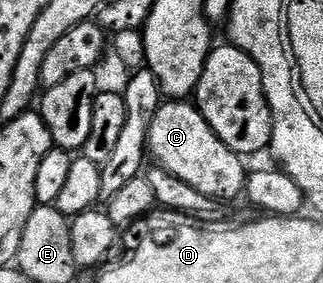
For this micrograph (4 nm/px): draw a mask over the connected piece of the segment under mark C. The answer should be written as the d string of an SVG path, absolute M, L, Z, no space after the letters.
M166 101L158 108L158 112L150 121L150 129L146 132L144 140L148 148L148 155L155 159L157 166L166 171L169 175L175 175L180 181L192 185L201 195L205 195L207 200L214 199L234 199L243 194L246 185L248 167L245 167L243 156L238 155L216 133L207 125L206 118L198 112L197 106L190 101Z

